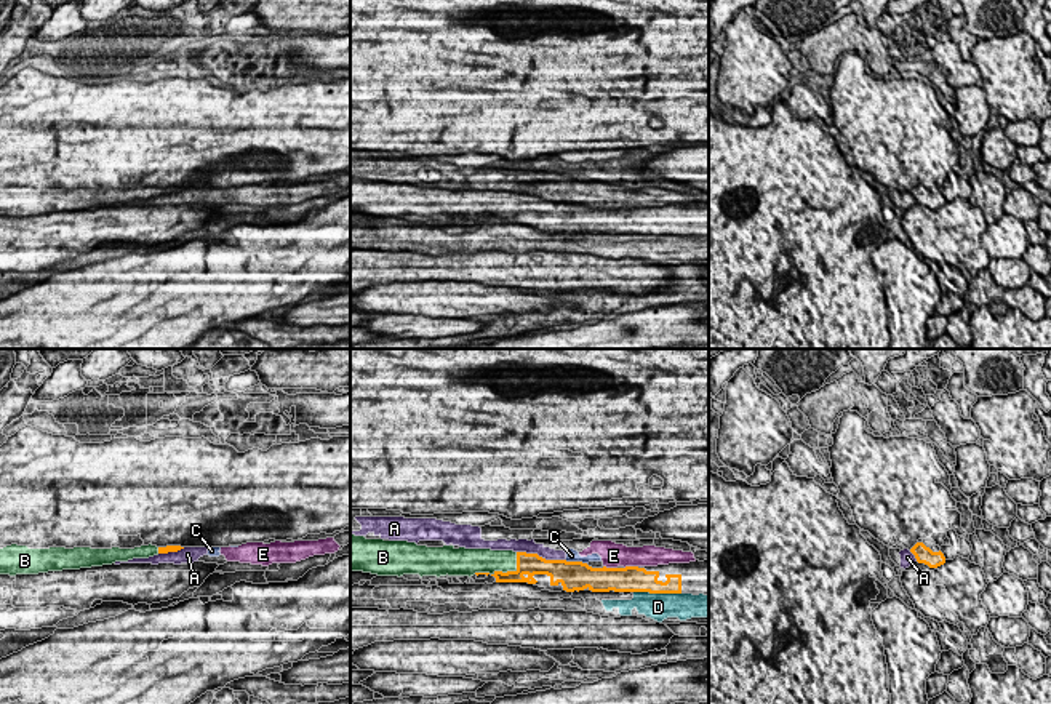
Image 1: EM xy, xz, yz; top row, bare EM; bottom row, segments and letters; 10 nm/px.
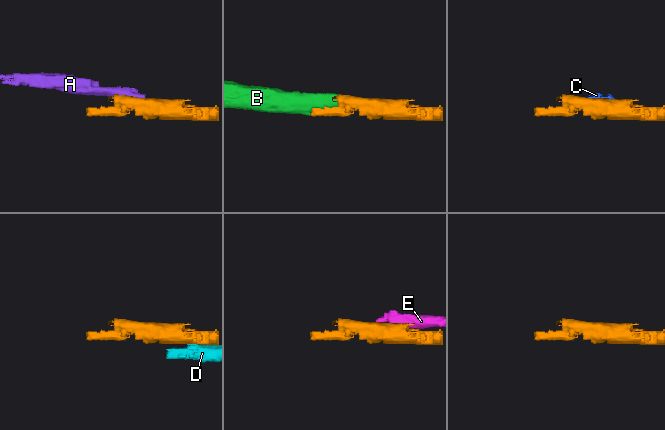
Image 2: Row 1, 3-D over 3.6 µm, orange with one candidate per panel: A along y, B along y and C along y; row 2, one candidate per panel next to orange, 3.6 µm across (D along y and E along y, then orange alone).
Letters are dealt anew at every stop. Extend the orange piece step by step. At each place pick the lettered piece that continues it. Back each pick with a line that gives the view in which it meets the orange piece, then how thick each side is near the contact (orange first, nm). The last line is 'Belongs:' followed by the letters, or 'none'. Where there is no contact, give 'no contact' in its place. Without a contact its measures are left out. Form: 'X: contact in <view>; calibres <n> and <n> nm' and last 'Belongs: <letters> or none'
B: contact in xz; calibres 190 and 260 nm
Belongs: B

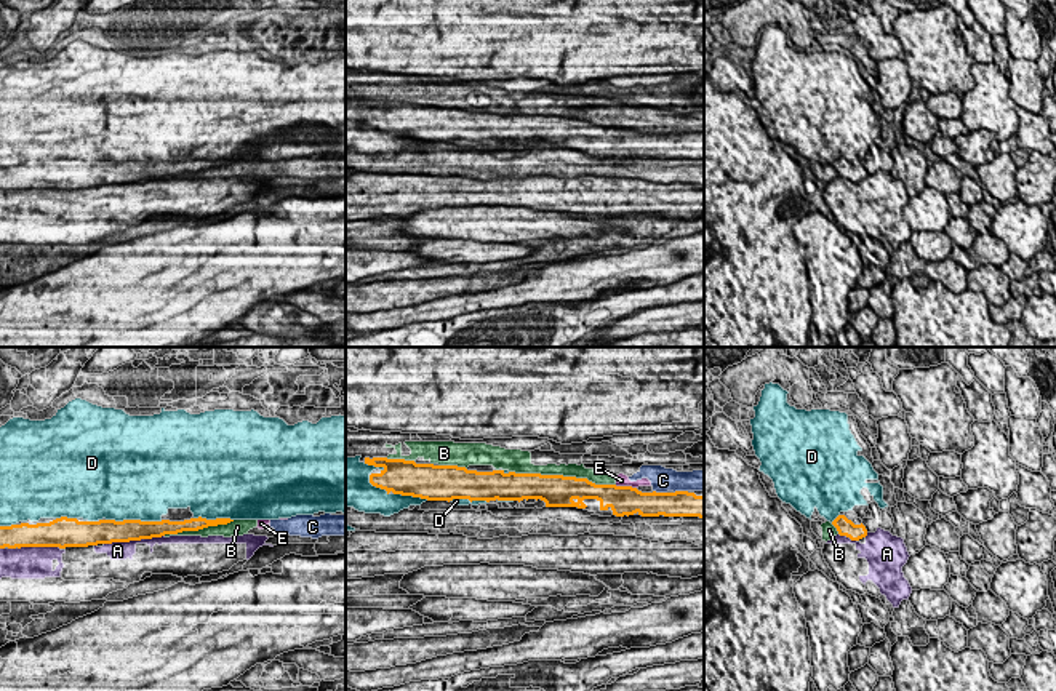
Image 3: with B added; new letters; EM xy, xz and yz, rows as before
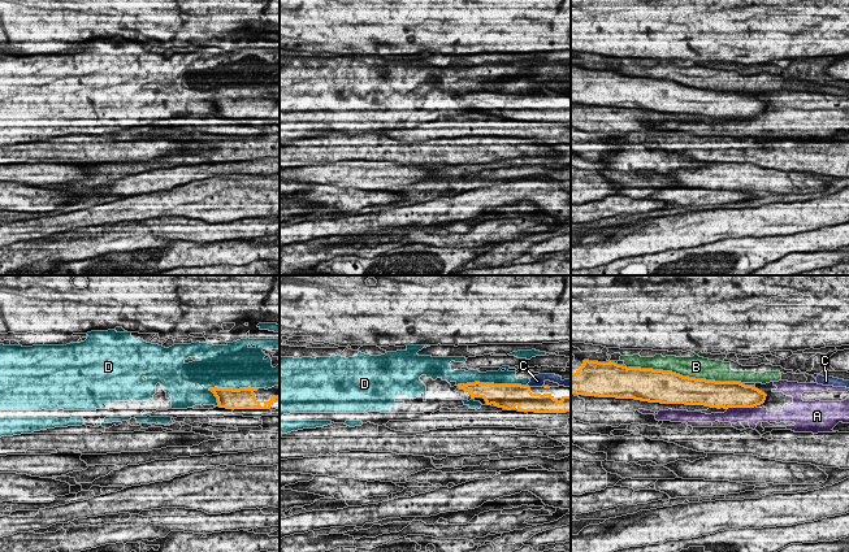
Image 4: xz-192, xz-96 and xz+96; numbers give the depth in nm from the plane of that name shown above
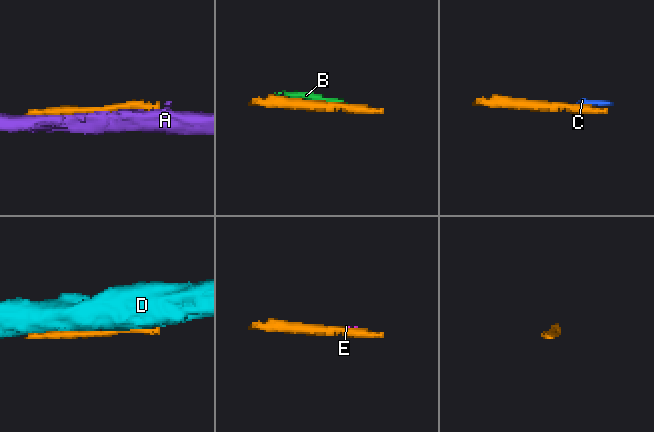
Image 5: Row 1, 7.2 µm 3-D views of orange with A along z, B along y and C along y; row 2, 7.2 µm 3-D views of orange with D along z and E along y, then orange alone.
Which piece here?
Belongs: none

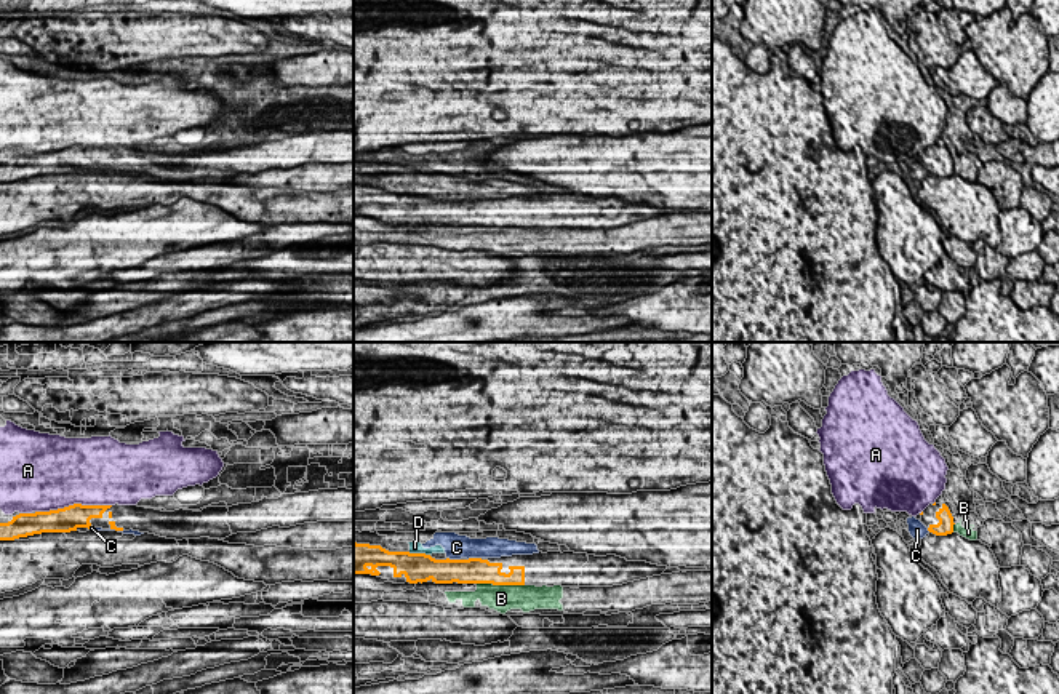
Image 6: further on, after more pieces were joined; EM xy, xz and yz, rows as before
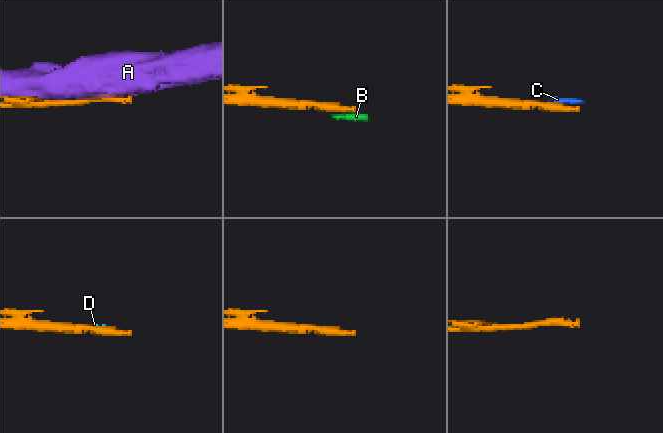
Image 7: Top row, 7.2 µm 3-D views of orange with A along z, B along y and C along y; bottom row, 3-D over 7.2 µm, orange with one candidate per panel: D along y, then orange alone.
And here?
Belongs: none

